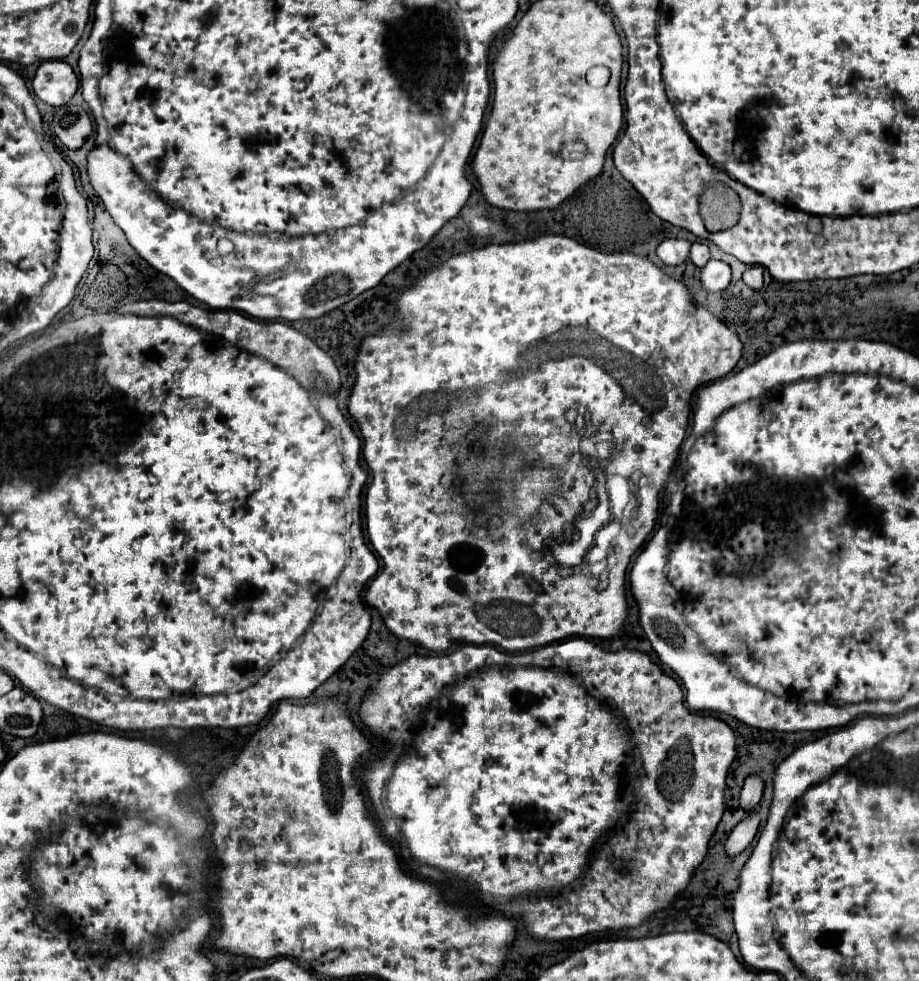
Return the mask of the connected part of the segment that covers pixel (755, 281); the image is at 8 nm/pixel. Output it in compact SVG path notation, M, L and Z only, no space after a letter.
M748 267L746 271L744 271L744 283L748 285L748 287L752 287L752 289L760 289L762 287L762 273L764 273L764 269L762 267Z

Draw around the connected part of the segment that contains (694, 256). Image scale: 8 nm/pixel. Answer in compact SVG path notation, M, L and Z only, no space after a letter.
M694 243L690 249L690 259L696 267L704 267L710 261L710 249L706 243Z

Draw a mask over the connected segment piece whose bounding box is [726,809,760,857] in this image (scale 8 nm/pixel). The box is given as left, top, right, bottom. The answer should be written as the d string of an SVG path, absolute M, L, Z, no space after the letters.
M756 809L754 811L748 811L746 817L728 835L728 839L726 839L726 853L730 857L742 853L752 843L752 839L756 837L758 825L760 825L760 815L756 813Z

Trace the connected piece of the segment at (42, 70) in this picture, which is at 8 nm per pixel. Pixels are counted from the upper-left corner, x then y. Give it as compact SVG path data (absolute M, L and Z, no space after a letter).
M44 61L40 63L32 89L38 99L48 105L66 105L78 89L78 79L66 61Z

